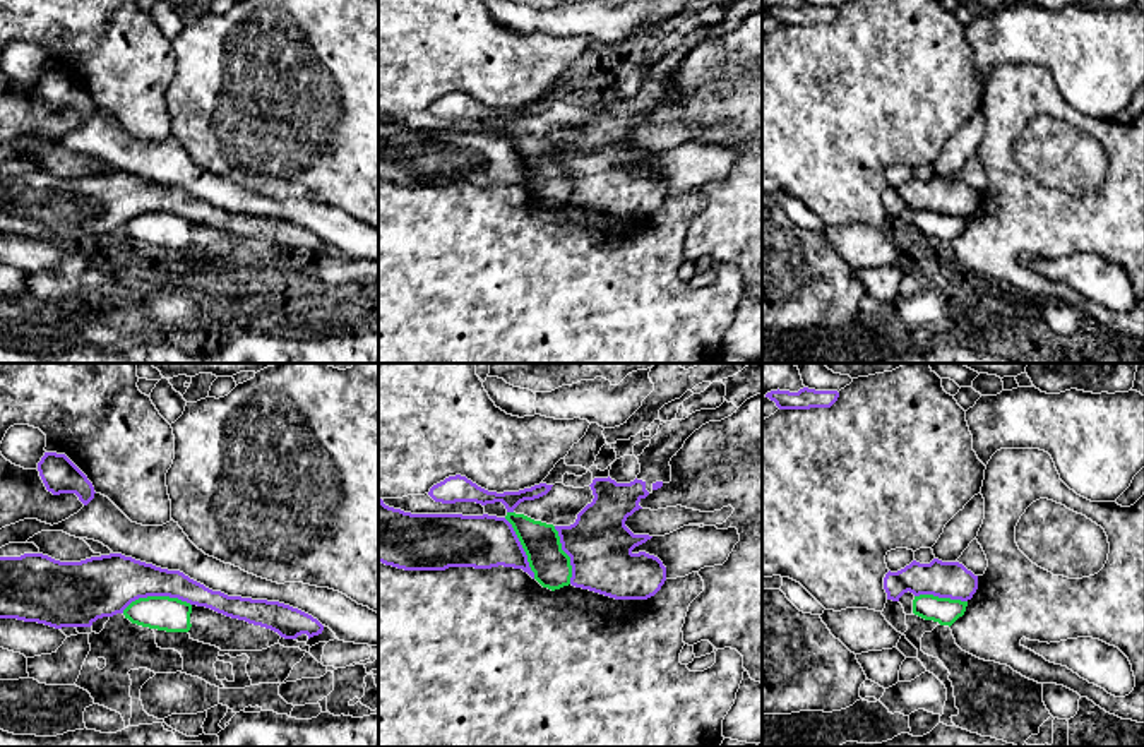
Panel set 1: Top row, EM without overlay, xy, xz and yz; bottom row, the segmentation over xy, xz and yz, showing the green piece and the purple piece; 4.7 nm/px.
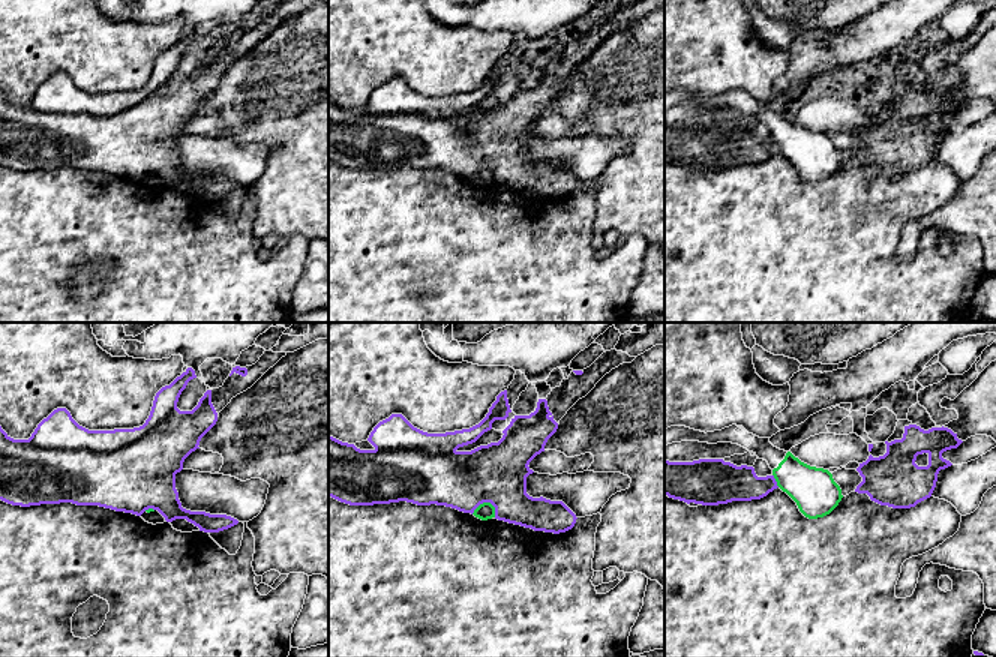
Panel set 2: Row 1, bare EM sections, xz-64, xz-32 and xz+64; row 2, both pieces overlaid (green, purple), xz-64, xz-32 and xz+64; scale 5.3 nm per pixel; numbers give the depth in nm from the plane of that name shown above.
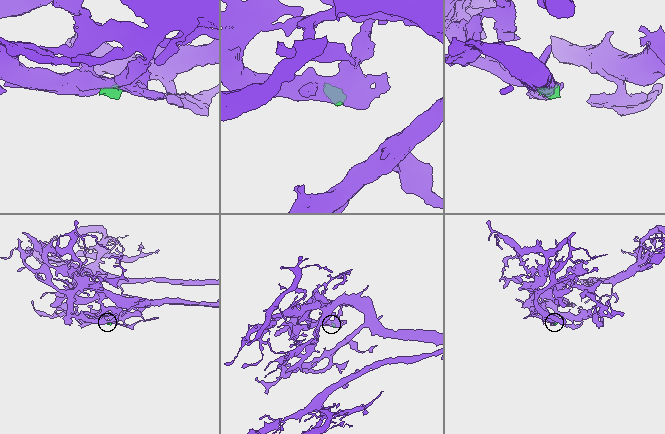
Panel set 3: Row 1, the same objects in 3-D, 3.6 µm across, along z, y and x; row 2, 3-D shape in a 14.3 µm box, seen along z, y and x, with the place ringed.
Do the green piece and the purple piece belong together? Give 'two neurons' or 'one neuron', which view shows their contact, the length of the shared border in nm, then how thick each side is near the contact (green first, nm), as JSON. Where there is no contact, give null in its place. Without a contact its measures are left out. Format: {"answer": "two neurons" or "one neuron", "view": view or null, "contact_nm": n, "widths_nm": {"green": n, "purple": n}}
{"answer": "two neurons", "view": "xy", "contact_nm": 340, "widths_nm": {"green": 160, "purple": 280}}

